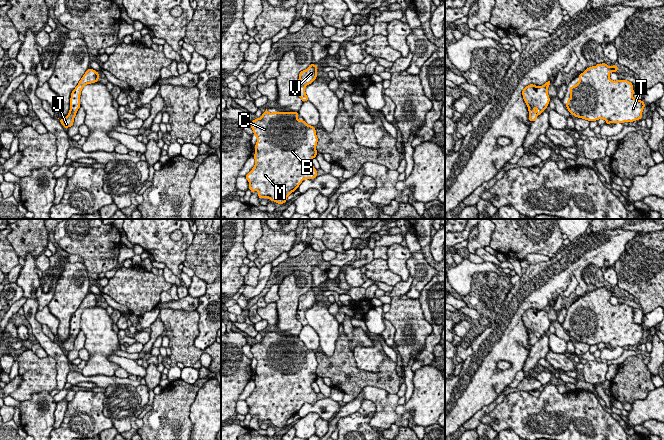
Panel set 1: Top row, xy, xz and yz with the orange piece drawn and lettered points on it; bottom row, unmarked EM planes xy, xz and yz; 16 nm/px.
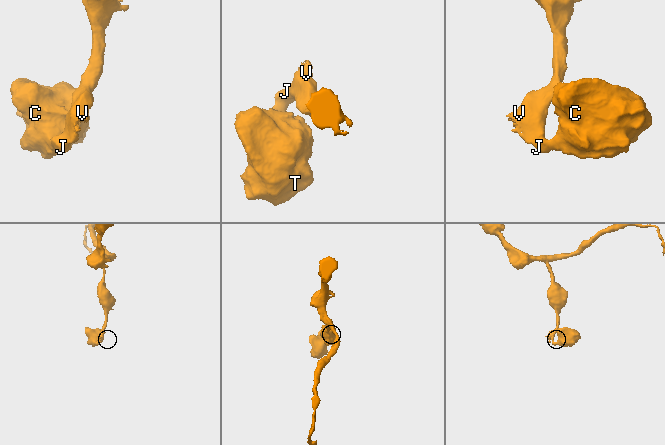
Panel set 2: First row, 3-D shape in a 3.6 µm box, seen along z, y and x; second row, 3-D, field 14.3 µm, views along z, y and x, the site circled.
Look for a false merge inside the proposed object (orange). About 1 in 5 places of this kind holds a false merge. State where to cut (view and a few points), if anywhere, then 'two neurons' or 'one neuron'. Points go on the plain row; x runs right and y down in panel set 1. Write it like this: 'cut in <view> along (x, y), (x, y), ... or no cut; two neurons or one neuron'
no cut; one neuron

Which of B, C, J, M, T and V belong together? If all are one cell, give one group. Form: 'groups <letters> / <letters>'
groups B C J M T V

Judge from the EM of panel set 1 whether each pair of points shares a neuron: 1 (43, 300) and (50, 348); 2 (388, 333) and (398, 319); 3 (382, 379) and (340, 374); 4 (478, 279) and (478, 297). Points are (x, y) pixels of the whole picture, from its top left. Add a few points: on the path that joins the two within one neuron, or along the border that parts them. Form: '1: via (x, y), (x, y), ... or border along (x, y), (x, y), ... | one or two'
1: border along (36, 296), (38, 309) | two
2: border along (383, 316), (394, 327), (394, 345) | two
3: via (372, 379), (350, 379) | one
4: via (478, 283), (478, 293) | one

